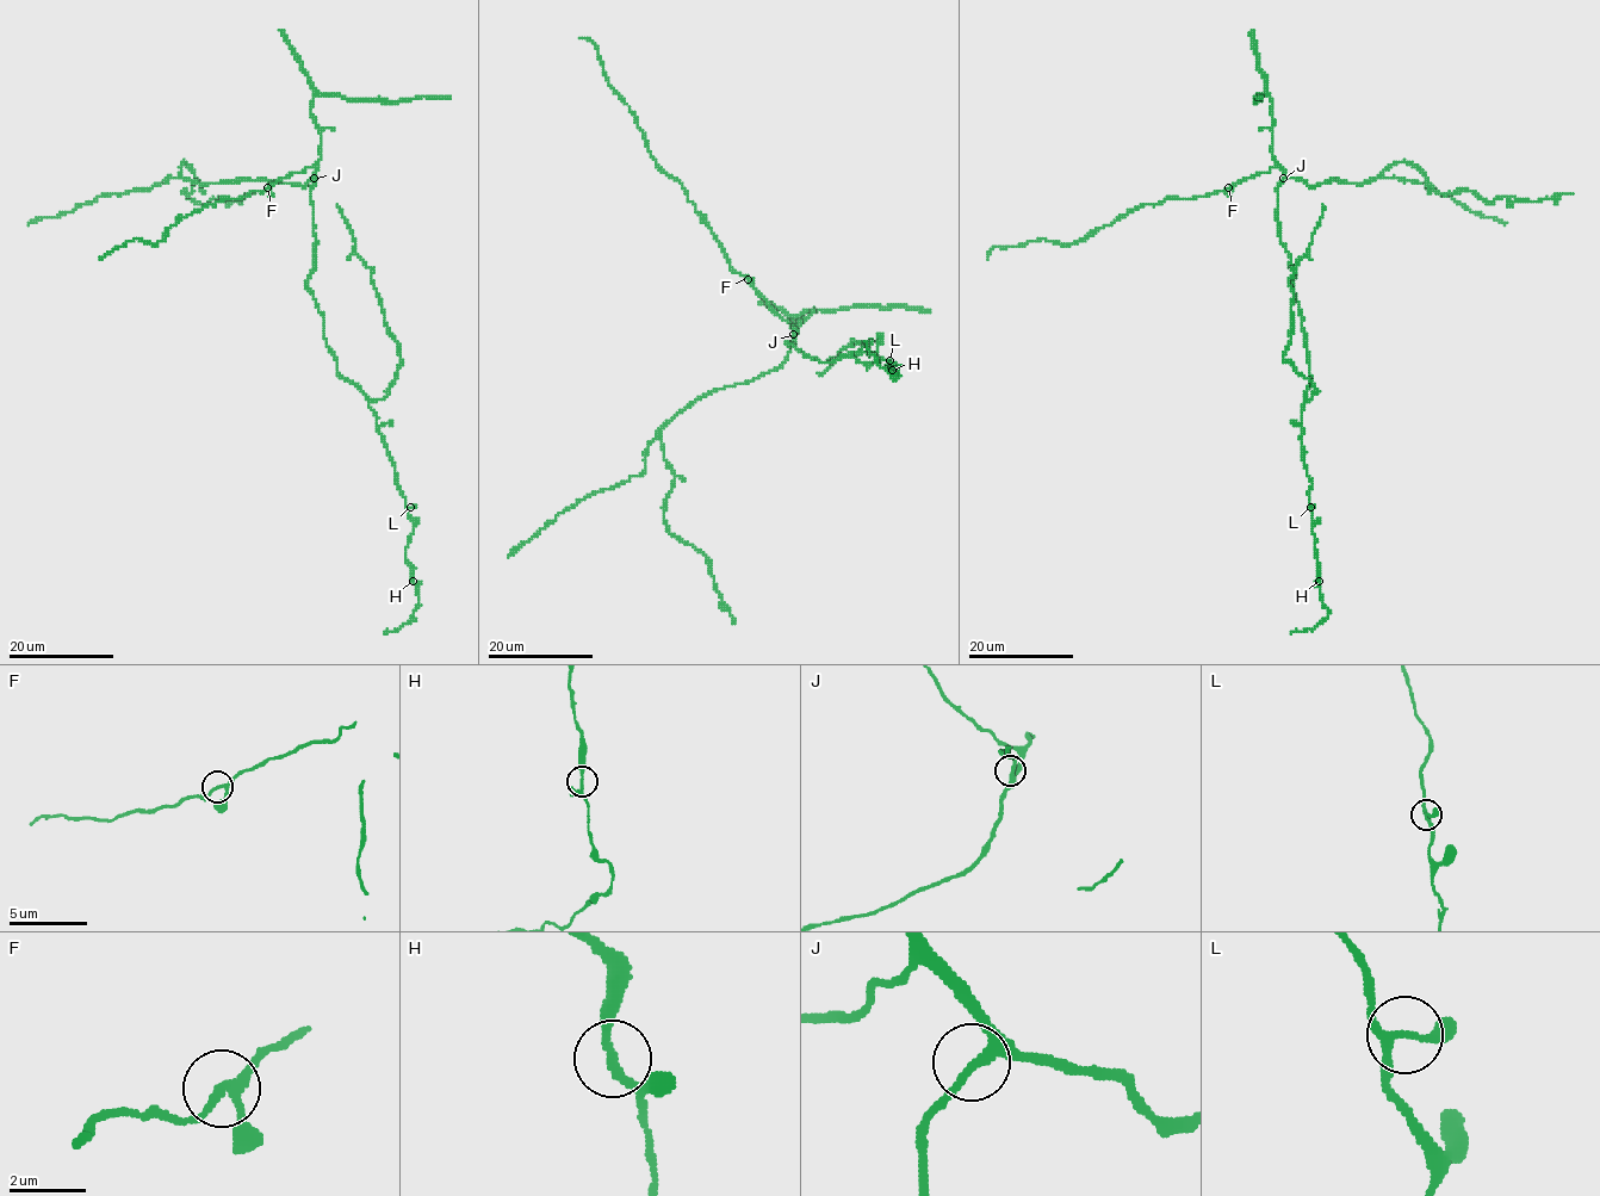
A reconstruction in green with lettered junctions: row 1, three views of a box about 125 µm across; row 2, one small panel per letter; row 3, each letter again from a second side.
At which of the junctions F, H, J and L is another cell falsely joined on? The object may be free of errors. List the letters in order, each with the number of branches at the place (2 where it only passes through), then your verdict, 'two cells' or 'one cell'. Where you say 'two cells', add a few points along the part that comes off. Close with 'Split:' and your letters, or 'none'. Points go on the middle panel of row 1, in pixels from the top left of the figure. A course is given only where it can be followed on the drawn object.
F: 3 branches meet; one cell
H: 3 branches meet; one cell
J: 3 branches meet; one cell
L: 3 branches meet; one cell
Split: none

